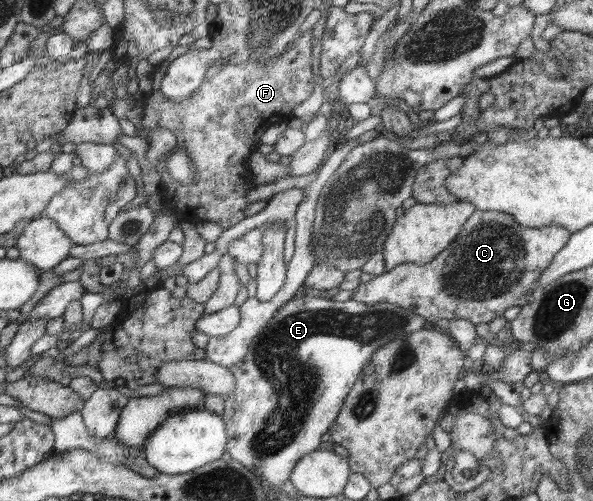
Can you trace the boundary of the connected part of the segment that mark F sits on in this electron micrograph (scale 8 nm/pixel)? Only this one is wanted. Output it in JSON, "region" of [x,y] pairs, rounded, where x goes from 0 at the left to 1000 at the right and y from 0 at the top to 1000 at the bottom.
{"region":[[[524,60],[513,62],[501,80],[494,80],[494,96],[487,104],[477,104],[470,112],[460,112],[454,120],[418,118],[406,128],[363,126],[349,140],[342,166],[331,180],[331,188],[307,202],[290,202],[270,182],[270,168],[278,144],[278,122],[260,132],[255,146],[256,178],[250,192],[238,200],[241,238],[238,251],[231,251],[231,267],[246,271],[251,259],[261,255],[282,255],[298,271],[298,293],[312,295],[325,317],[334,351],[325,369],[305,369],[292,355],[275,355],[275,371],[266,385],[266,399],[287,407],[295,417],[300,439],[307,445],[331,449],[339,441],[366,445],[376,457],[411,439],[411,417],[417,411],[413,391],[427,377],[428,365],[417,353],[413,315],[427,299],[427,283],[437,279],[447,255],[484,244],[491,236],[494,212],[514,204],[531,176],[531,148],[524,140]]]}

